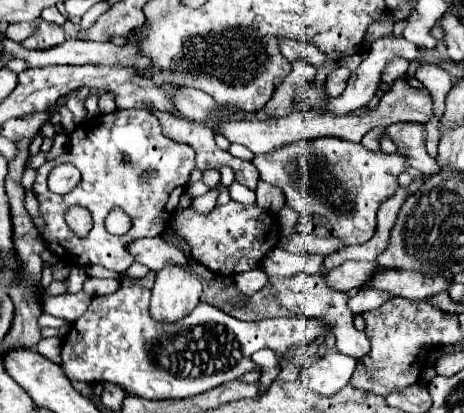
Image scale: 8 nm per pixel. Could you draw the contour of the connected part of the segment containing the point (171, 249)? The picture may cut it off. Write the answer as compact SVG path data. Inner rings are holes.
M161 236L159 238L141 238L139 242L133 242L131 254L133 254L135 262L149 266L153 272L163 270L165 266L187 266L187 262L189 262L179 248L167 244Z

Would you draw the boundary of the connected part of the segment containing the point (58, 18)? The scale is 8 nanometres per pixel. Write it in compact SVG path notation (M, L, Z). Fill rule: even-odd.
M56 6L44 9L41 12L40 17L46 22L54 23L59 26L62 26L67 20L67 18L59 12Z

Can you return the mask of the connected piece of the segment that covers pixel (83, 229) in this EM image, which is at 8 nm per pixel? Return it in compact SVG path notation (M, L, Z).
M71 206L67 212L65 212L65 222L67 226L71 228L71 232L79 238L85 238L89 234L89 230L93 228L93 220L91 220L91 214L87 208L83 206Z

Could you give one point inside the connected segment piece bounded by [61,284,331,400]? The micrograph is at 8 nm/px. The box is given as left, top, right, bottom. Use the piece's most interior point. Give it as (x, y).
(116, 341)

